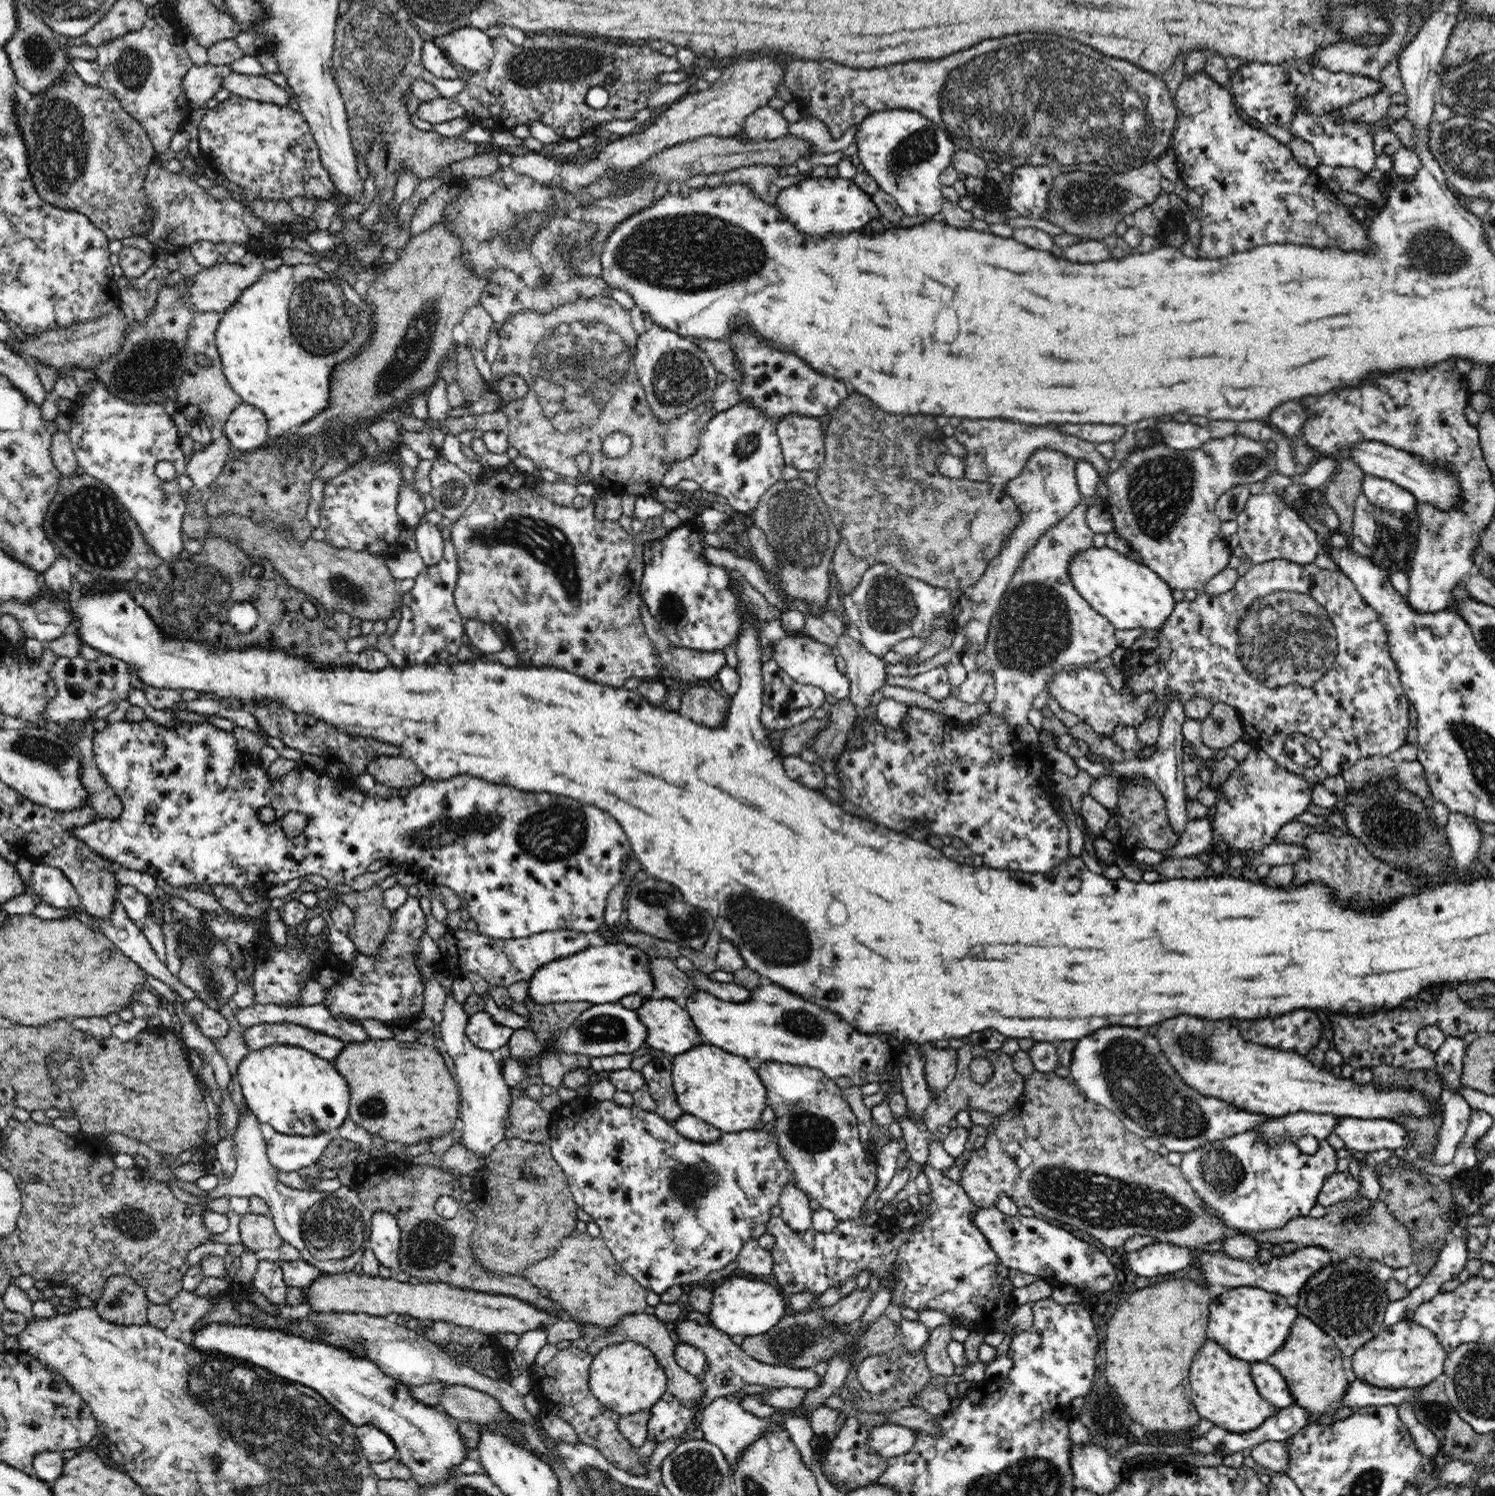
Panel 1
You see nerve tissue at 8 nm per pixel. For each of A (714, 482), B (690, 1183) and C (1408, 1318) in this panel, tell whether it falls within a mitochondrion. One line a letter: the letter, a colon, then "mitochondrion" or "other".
A: other
B: mitochondrion
C: other

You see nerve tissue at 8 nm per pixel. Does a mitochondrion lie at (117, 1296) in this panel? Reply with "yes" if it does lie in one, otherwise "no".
yes

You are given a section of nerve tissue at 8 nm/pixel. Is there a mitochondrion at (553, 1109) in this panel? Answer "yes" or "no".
no

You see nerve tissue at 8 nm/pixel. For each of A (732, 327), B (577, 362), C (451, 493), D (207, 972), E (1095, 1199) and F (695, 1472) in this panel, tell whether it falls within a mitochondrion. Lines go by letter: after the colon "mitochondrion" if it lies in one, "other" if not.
A: other
B: mitochondrion
C: mitochondrion
D: mitochondrion
E: mitochondrion
F: mitochondrion

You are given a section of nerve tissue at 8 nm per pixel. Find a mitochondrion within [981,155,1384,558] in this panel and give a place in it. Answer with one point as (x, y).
(1159, 491)

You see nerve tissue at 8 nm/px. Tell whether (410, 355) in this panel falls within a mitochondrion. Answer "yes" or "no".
yes

